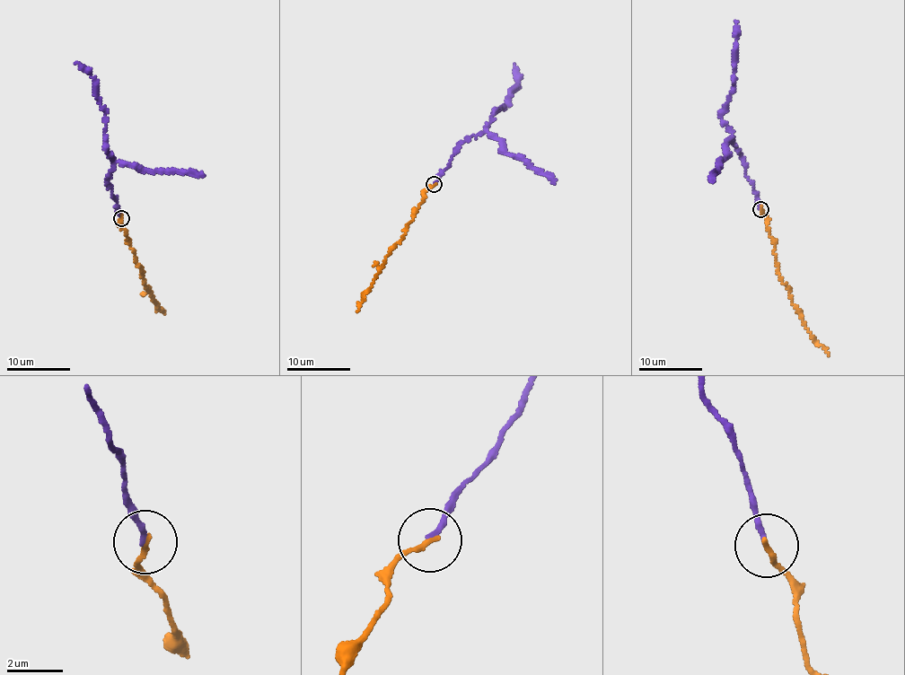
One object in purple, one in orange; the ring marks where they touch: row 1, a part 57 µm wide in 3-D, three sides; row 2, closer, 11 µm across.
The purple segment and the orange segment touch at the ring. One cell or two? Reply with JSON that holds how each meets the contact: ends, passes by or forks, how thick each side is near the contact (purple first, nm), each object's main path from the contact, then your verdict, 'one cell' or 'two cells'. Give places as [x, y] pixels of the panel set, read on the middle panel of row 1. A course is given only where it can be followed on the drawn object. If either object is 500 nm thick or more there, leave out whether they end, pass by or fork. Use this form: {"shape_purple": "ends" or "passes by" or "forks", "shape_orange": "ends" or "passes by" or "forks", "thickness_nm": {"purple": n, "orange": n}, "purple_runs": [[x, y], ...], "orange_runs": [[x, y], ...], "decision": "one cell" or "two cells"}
{"shape_purple": "ends", "shape_orange": "ends", "thickness_nm": {"purple": 180, "orange": 190}, "purple_runs": [[433, 183], [448, 166], [458, 146], [485, 132], [493, 113], [512, 97], [512, 90], [519, 85], [515, 65]], "orange_runs": [[433, 185], [425, 191], [411, 222], [406, 225], [397, 245], [390, 250], [356, 311]], "decision": "one cell"}

